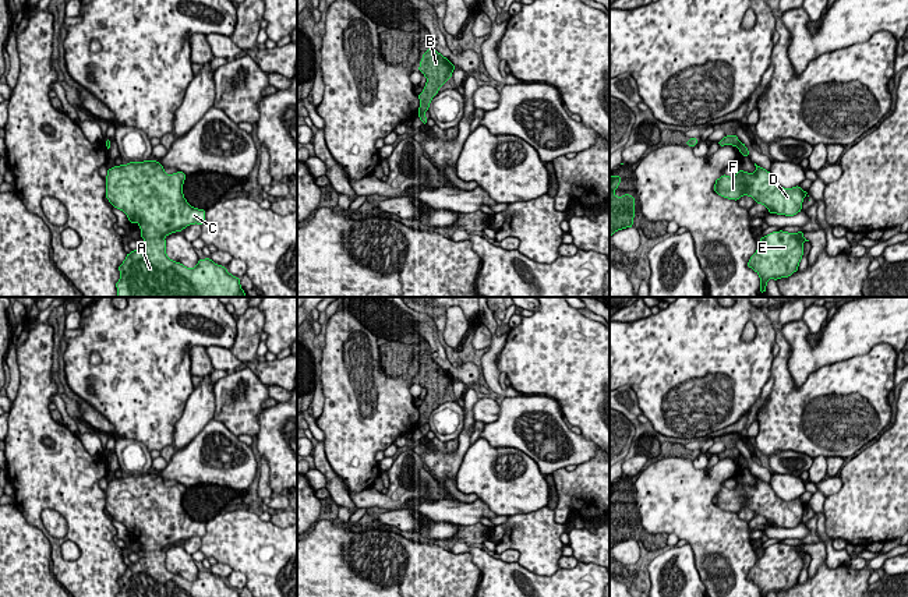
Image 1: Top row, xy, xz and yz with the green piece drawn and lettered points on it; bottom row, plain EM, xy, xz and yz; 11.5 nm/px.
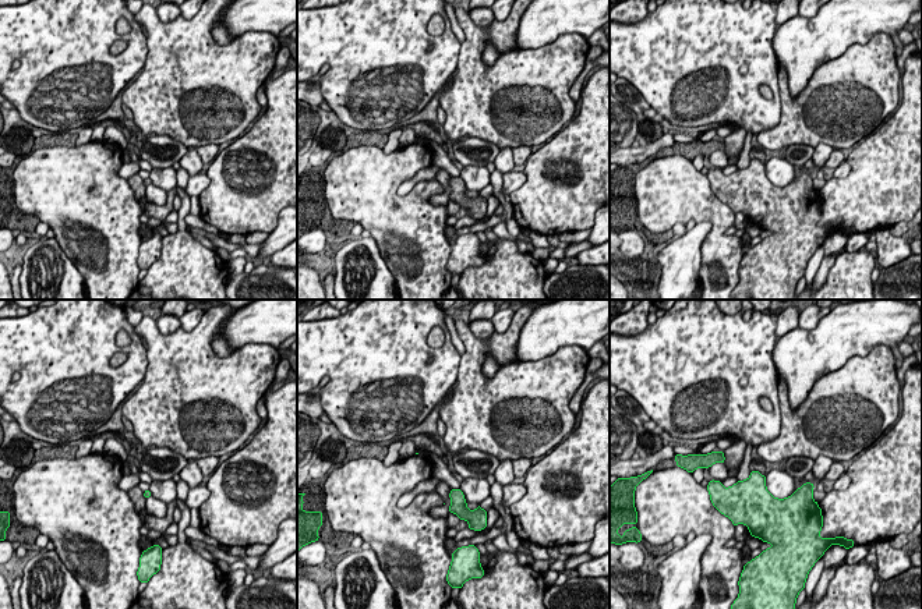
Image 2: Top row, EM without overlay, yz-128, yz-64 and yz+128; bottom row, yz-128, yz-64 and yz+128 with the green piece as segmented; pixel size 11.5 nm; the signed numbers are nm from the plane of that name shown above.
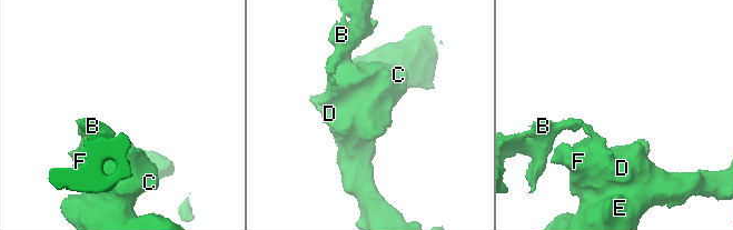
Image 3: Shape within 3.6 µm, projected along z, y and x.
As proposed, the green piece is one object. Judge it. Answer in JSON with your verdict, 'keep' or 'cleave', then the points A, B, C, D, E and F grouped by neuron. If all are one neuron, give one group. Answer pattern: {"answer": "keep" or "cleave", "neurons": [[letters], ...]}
{"answer": "cleave", "neurons": [["A", "C", "D", "E", "F"], ["B"]]}

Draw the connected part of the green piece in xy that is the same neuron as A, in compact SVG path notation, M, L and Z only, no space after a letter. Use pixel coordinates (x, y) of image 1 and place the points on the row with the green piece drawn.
M156 160L107 170L106 198L139 225L145 241L119 266L117 297L245 297L240 279L211 258L190 269L166 255L167 234L206 220L183 195L186 176L166 174Z

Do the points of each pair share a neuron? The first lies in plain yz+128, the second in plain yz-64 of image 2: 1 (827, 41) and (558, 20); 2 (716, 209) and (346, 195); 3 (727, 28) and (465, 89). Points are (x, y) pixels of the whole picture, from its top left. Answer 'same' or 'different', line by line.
1: same
2: same
3: different

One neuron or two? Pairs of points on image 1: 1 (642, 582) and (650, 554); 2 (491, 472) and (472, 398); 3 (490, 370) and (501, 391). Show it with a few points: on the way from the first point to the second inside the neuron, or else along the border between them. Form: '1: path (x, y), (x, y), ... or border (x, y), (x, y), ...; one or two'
1: path (642, 575), (643, 561); one
2: border (470, 445), (455, 474); two
3: path (493, 375), (495, 385); one

